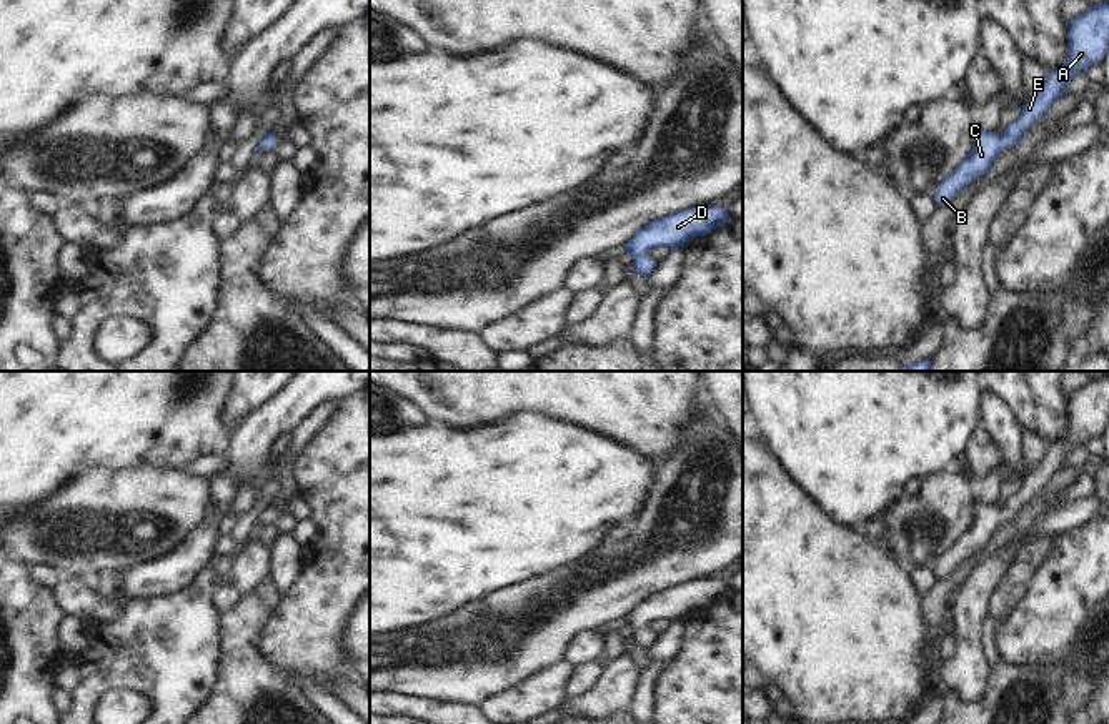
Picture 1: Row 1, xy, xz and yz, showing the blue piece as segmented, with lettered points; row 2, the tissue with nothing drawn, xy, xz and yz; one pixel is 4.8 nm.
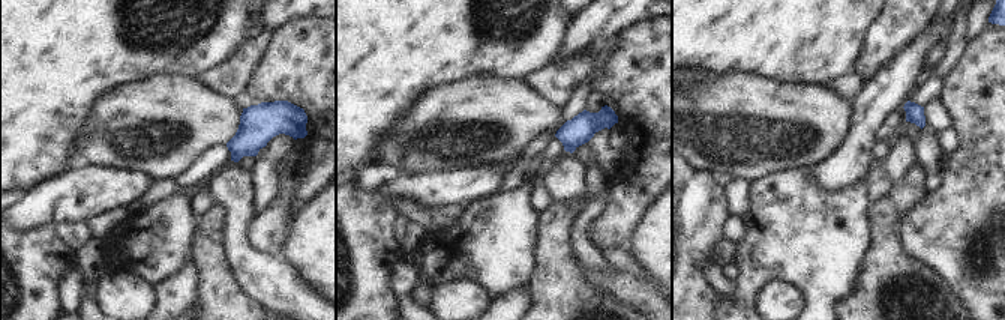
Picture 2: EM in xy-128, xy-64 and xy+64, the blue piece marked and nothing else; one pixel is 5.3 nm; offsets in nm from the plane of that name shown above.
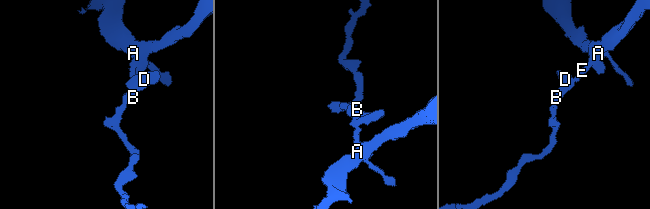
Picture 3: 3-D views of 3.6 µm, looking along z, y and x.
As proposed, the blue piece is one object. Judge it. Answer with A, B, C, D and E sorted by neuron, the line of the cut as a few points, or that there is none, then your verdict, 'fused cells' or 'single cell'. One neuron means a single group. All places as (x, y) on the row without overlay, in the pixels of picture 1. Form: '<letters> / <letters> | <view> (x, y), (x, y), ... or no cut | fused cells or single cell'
A B C D E | no cut | single cell

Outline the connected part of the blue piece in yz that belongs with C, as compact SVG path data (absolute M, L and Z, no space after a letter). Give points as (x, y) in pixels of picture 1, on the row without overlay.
M1109 371L1091 378L1086 384L1071 391L1067 399L1067 433L1062 439L1047 443L1047 453L1041 463L1022 478L1022 486L999 508L974 501L974 516L962 534L941 553L934 571L939 579L947 578L964 559L984 548L997 528L1014 519L1019 511L1064 468L1071 453L1102 434L1109 421Z

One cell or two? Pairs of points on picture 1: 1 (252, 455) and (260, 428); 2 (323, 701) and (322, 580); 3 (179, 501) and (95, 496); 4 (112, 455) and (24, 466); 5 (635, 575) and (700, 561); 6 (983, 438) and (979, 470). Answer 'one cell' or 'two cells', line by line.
1: one cell
2: two cells
3: one cell
4: one cell
5: one cell
6: one cell

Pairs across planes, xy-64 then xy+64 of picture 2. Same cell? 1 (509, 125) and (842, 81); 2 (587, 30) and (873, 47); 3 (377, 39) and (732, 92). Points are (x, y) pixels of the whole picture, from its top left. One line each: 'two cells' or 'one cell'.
1: two cells
2: two cells
3: two cells

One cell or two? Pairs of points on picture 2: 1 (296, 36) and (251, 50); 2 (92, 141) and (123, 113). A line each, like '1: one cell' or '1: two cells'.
1: two cells
2: one cell

